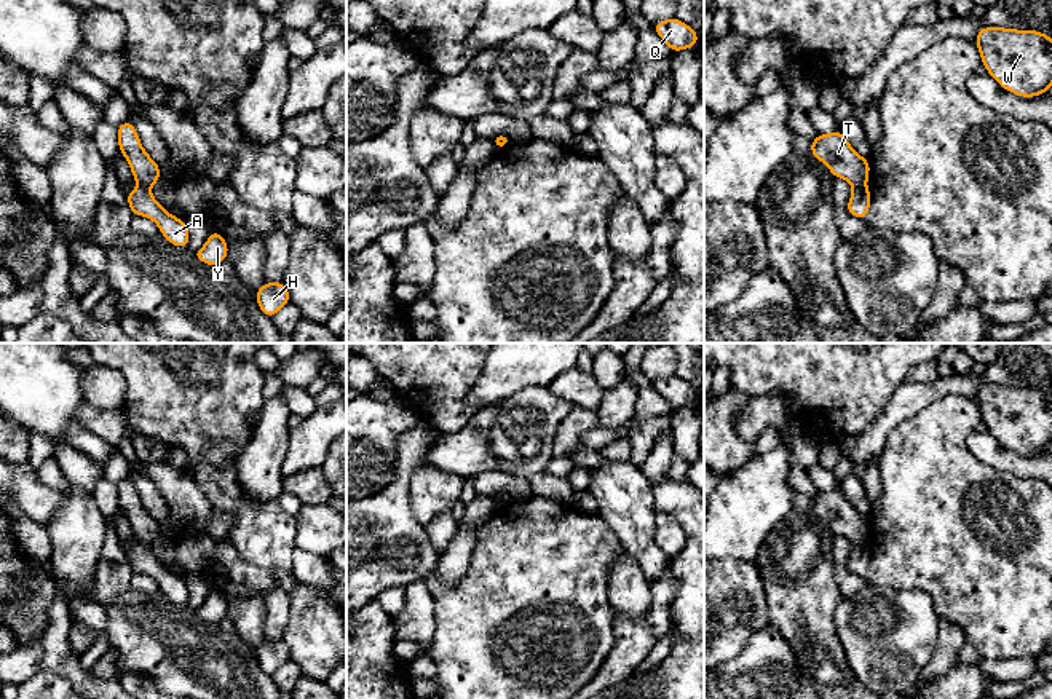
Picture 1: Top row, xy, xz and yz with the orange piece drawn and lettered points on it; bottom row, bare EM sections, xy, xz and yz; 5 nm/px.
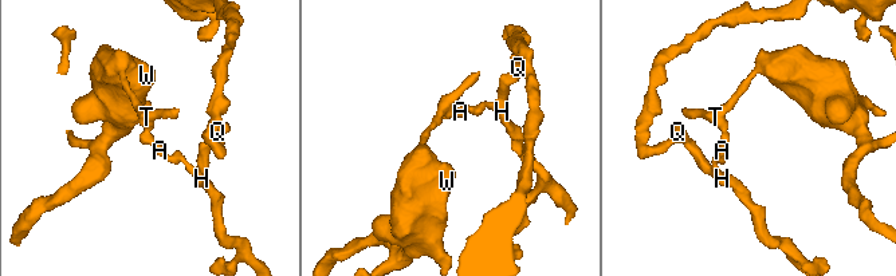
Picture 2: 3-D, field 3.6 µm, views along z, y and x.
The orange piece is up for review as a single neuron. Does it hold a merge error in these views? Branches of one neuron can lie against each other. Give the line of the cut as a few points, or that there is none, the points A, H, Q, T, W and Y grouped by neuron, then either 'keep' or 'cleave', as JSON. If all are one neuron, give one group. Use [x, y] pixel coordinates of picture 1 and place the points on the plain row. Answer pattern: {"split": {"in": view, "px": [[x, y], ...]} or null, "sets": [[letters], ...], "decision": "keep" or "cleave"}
{"split": {"in": "yz", "px": [[853, 543], [864, 544]]}, "sets": [["A", "H", "Q", "Y"], ["T", "W"]], "decision": "cleave"}

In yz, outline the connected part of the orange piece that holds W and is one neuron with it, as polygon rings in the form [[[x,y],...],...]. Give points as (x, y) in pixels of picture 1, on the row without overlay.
[[[982,385],[975,394],[980,417],[995,439],[1022,455],[1052,444],[1052,396],[1038,388]]]

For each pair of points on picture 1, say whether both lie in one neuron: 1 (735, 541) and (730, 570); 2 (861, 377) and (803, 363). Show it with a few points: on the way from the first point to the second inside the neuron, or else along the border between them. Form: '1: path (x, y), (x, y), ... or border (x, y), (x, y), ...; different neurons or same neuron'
1: border (720, 557), (752, 562); different neurons
2: path (846, 374), (816, 374); same neuron

